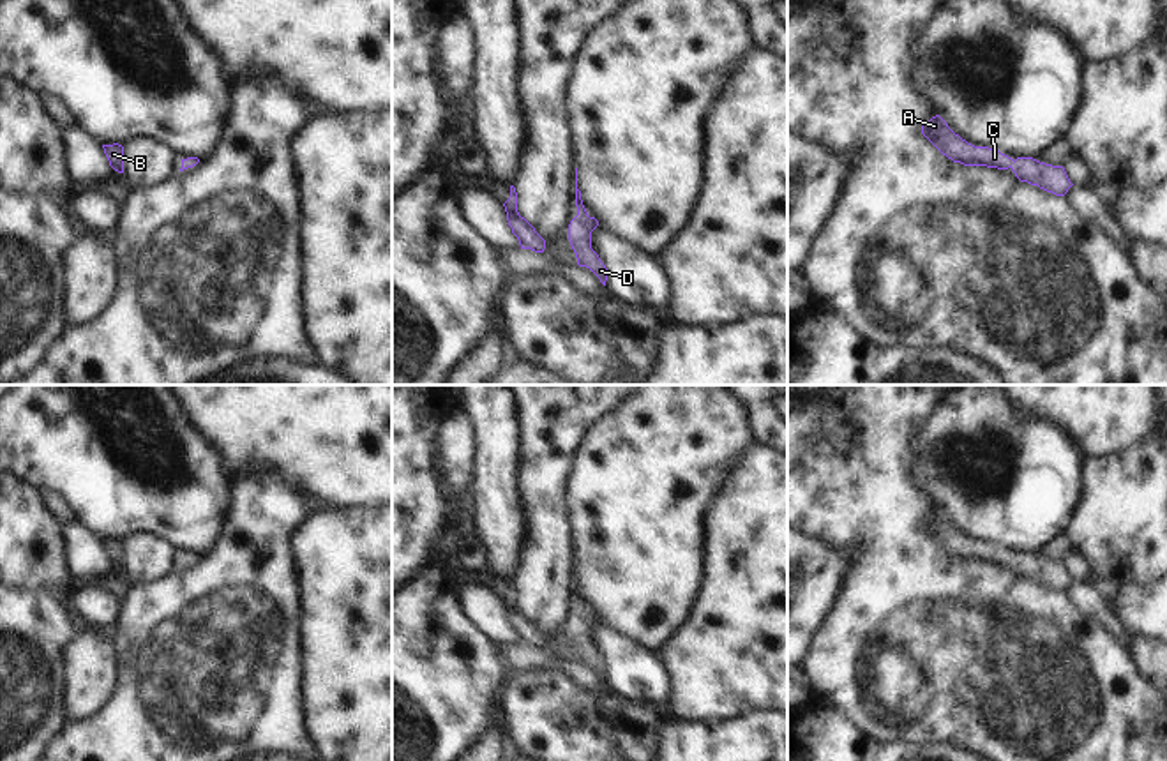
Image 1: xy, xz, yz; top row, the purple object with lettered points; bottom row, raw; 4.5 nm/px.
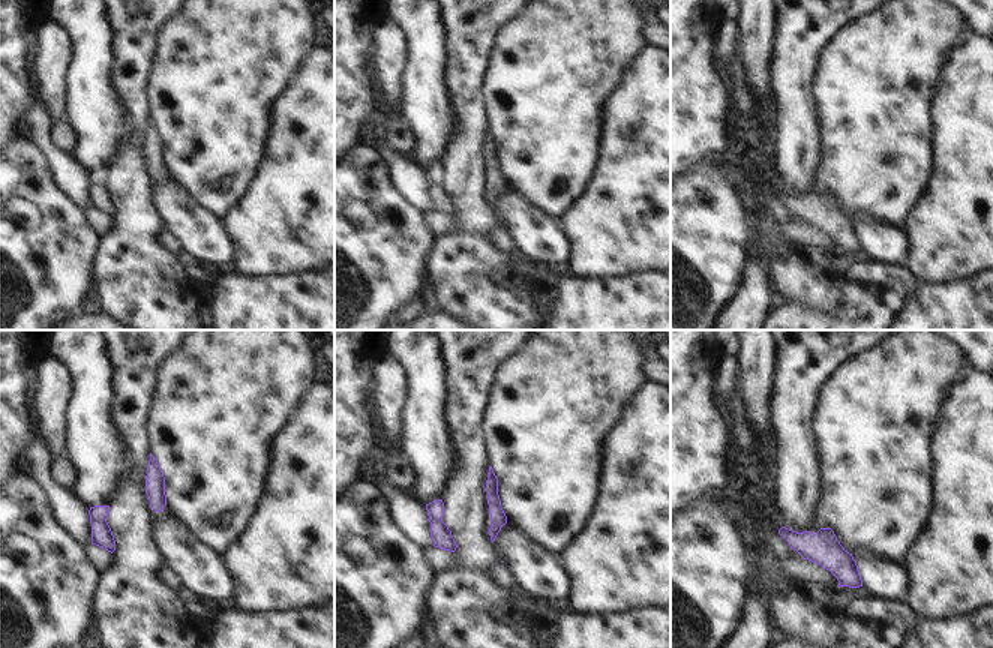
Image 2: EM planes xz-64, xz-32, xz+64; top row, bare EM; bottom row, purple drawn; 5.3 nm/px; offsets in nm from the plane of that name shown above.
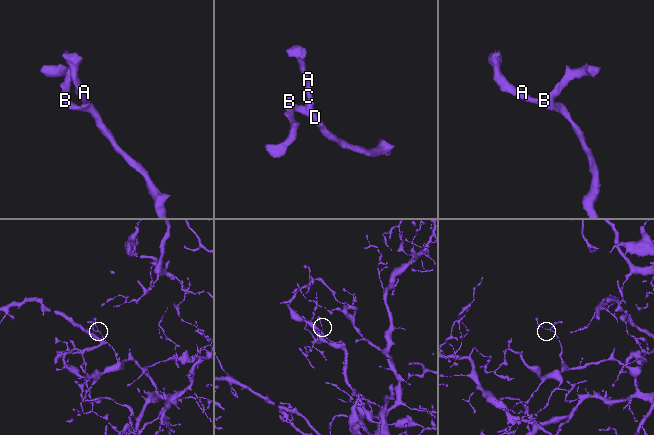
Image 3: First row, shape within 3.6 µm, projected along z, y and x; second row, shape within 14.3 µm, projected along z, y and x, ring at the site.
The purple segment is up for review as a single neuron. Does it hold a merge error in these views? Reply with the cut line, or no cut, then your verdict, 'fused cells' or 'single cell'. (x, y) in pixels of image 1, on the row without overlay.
no cut; single cell

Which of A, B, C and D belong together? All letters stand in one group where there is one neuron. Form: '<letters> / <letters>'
A B C D

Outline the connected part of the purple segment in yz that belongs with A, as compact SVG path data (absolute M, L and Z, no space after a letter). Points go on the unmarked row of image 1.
M939 510L922 521L922 530L953 558L998 565L1010 563L1020 577L1038 581L1056 591L1065 591L1073 581L1063 561L1045 560L1033 553L1017 553L1013 556L999 546L975 542L955 530Z

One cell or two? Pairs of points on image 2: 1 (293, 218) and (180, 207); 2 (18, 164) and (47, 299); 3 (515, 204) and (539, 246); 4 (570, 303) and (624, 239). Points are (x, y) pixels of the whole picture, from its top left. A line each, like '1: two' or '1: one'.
1: two
2: one
3: one
4: two

